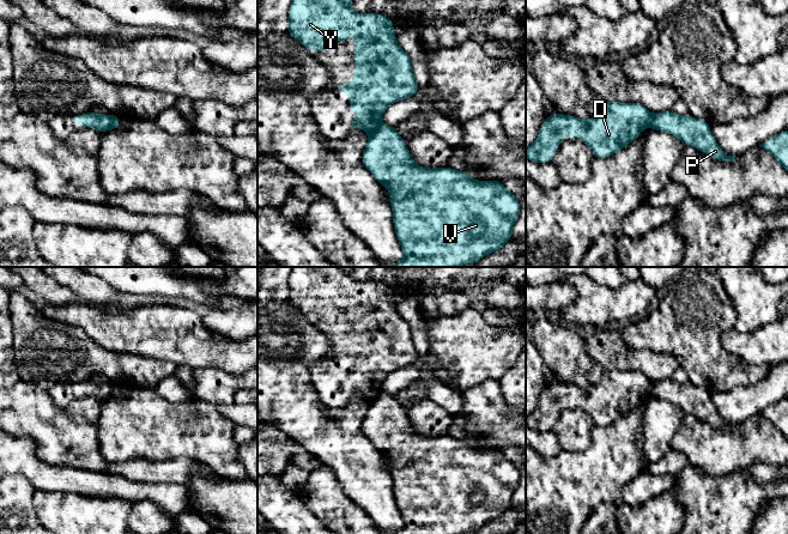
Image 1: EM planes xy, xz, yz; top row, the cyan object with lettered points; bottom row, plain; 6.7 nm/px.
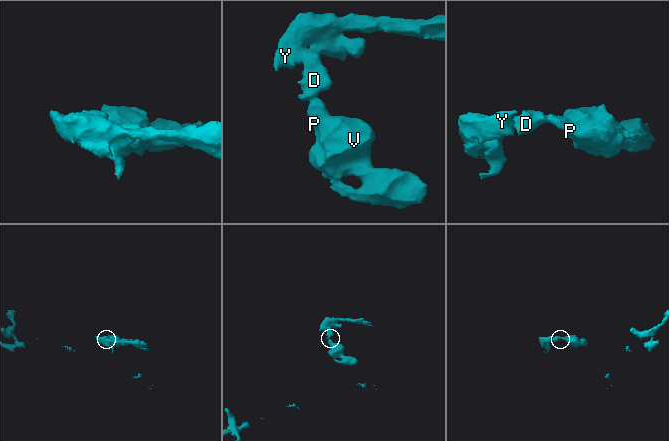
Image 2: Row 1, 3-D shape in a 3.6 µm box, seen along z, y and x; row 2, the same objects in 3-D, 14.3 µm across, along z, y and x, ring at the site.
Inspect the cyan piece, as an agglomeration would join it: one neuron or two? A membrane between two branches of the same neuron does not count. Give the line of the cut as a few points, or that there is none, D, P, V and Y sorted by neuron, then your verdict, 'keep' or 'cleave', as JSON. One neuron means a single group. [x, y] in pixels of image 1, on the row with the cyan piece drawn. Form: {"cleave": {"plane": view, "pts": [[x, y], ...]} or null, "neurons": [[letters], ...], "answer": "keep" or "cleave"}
{"cleave": {"plane": "xy", "pts": [[114, 115], [110, 128]]}, "neurons": [["D", "Y"], ["P", "V"]], "answer": "cleave"}

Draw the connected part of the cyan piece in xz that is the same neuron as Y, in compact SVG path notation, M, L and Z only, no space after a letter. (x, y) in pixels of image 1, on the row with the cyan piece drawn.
M292 0L289 10L290 26L287 34L307 49L319 53L332 48L337 40L347 43L348 32L354 32L356 74L351 83L338 89L347 93L348 104L359 115L350 128L360 128L372 133L381 125L381 116L393 103L407 99L420 90L411 68L411 57L395 38L393 20L383 14L358 13L351 8L352 0Z

